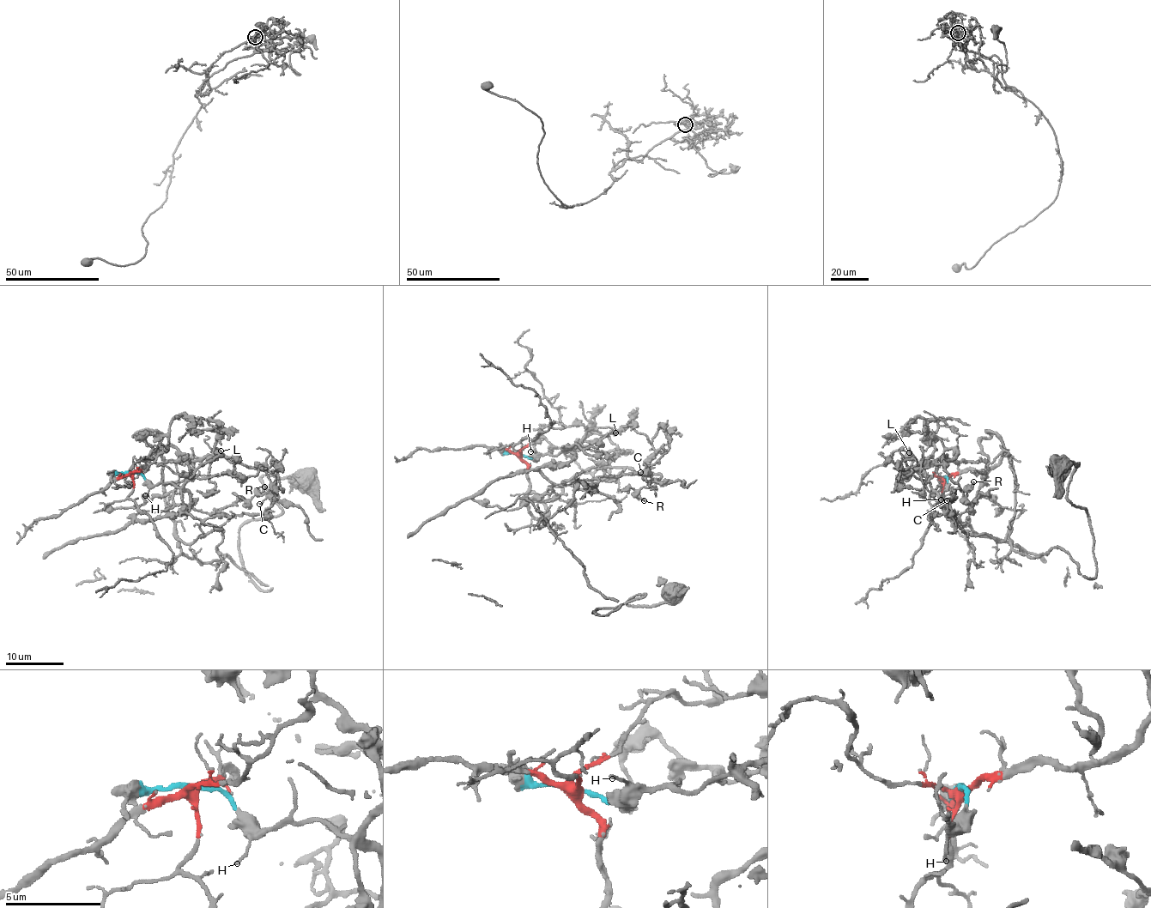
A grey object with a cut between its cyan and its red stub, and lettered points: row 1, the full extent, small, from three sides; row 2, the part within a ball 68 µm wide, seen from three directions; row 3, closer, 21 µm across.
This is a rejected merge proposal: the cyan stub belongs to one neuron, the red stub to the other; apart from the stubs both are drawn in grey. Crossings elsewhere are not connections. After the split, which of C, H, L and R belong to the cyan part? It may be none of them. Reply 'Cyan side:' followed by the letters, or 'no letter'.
Cyan side: H, L

